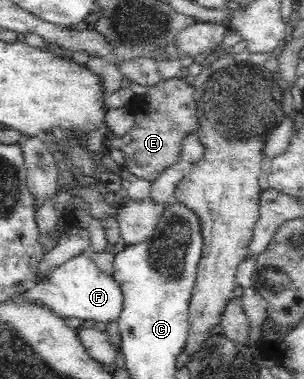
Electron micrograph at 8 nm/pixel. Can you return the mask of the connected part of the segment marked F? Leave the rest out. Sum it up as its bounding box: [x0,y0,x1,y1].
[20,253,122,325]

